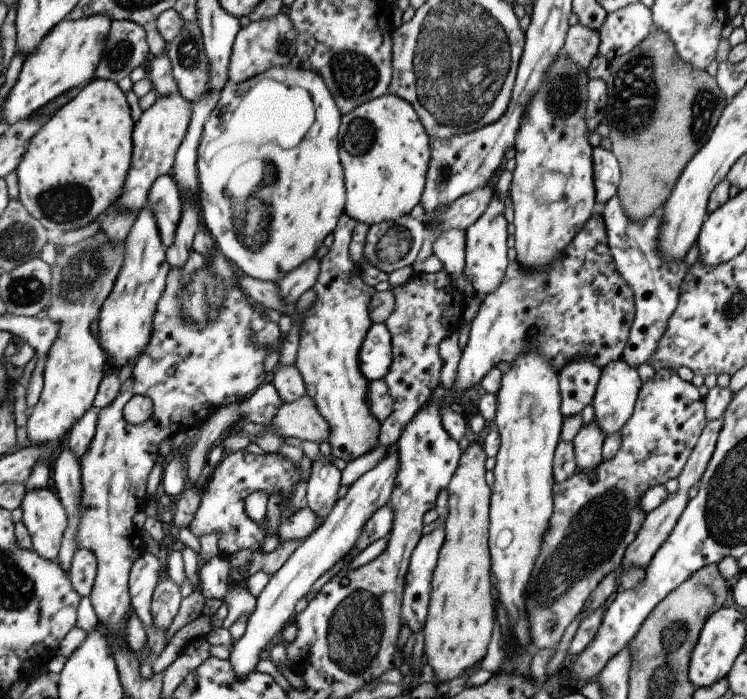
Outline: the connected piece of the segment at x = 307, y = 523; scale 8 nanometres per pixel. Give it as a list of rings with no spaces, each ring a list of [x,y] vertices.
[[[310,507],[299,511],[282,520],[278,527],[280,542],[303,540],[308,538],[319,526],[319,516]]]

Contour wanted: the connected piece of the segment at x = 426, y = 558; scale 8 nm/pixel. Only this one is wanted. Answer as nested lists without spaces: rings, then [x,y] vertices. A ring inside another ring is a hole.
[[[444,528],[435,529],[430,534],[422,535],[415,549],[412,551],[408,564],[408,572],[404,578],[403,598],[401,606],[401,621],[410,626],[413,633],[423,628],[431,596],[431,580],[436,568],[439,552],[444,544]]]

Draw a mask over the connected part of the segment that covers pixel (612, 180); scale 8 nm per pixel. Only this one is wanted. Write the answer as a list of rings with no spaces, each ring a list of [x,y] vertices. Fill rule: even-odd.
[[[601,146],[592,148],[592,162],[596,202],[600,208],[616,194],[622,169],[614,153]]]

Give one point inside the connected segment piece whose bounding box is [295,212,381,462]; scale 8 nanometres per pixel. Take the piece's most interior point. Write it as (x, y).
(334, 327)

